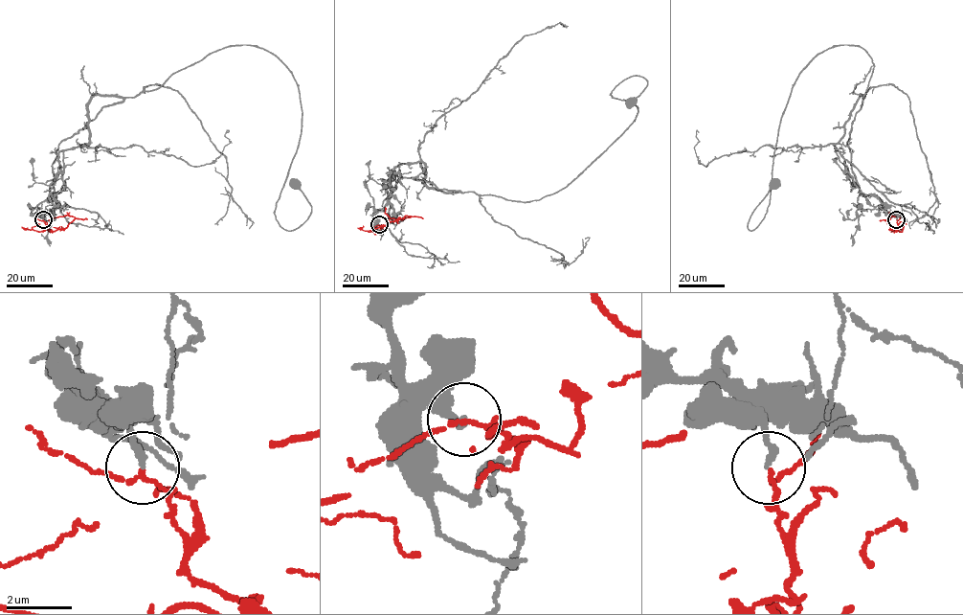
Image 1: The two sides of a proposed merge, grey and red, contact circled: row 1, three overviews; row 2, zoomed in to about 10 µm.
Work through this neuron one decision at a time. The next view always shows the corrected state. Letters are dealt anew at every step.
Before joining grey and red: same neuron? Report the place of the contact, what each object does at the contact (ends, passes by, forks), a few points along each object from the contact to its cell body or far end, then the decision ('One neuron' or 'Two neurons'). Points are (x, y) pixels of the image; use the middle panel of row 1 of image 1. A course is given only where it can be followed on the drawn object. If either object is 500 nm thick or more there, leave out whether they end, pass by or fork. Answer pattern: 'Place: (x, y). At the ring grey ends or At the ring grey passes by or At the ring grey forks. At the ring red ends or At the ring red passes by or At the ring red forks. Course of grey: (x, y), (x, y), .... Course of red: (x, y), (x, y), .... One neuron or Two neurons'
Place: (379, 224). At the ring grey ends. At the ring red passes by. Course of grey: (379, 224), (395, 175), (522, 202), (558, 192), (633, 123), (638, 107), (610, 95), (639, 76), (629, 102). Course of red: (379, 225), (385, 227), (390, 221), (411, 216), (391, 218), (385, 208). Two neurons

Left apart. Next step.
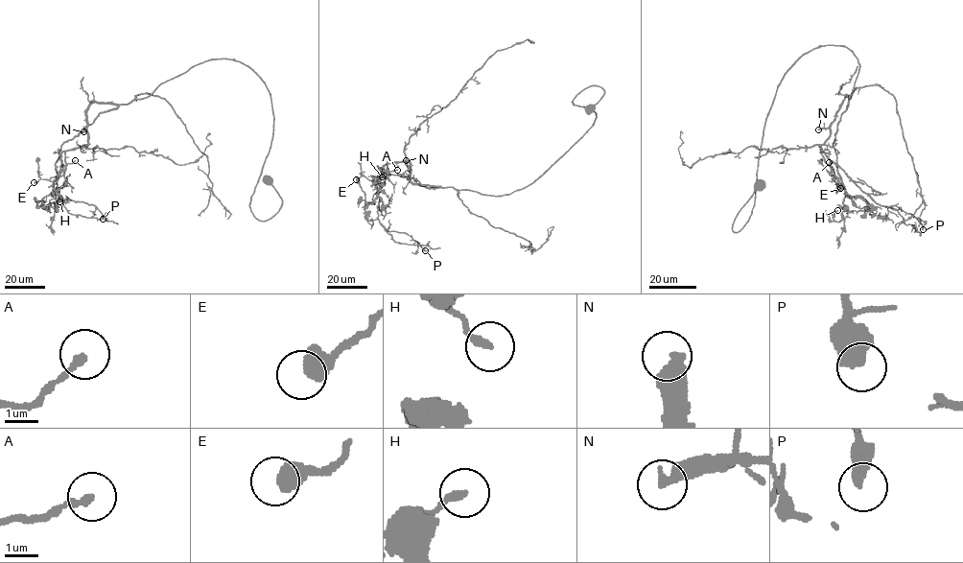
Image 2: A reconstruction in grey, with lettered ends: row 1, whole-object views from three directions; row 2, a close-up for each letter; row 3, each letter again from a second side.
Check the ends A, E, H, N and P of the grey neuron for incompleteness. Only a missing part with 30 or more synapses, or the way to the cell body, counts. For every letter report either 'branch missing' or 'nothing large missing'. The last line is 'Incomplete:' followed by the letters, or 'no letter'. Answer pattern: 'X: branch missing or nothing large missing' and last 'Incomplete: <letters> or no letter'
A: nothing large missing
E: nothing large missing
H: nothing large missing
N: branch missing
P: nothing large missing
Incomplete: N

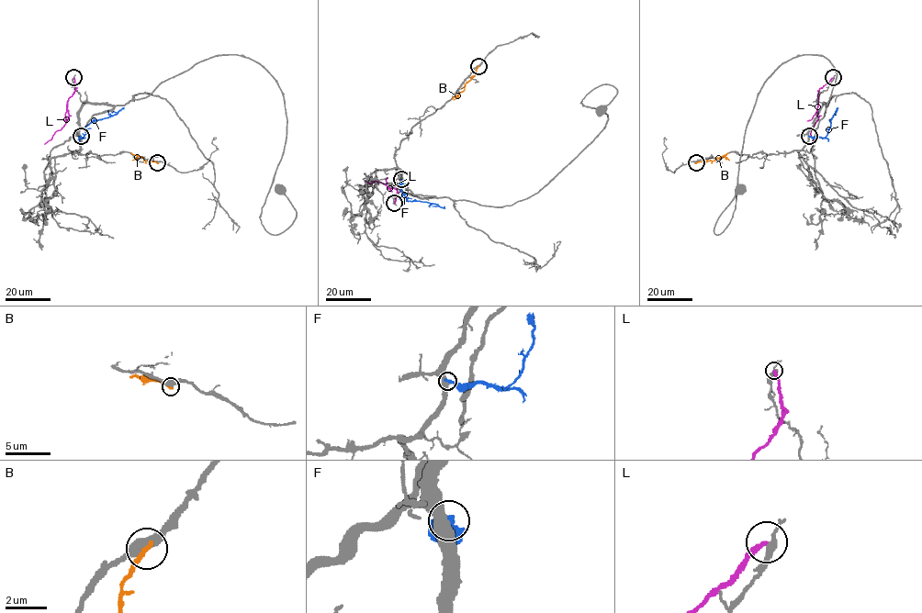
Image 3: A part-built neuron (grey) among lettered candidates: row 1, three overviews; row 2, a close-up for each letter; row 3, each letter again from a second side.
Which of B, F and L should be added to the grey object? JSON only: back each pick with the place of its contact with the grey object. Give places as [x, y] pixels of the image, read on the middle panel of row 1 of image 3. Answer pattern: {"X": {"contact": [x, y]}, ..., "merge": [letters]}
{"merge": []}

